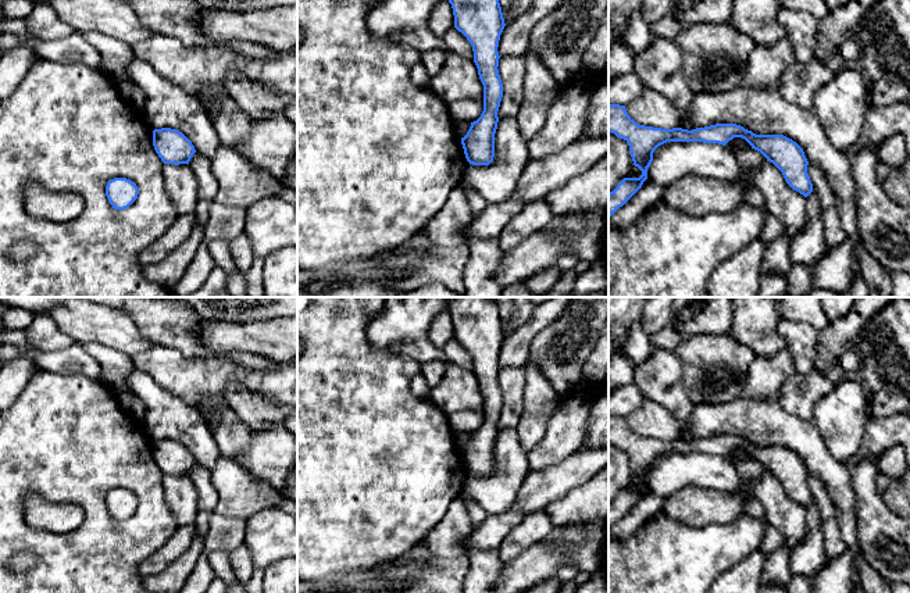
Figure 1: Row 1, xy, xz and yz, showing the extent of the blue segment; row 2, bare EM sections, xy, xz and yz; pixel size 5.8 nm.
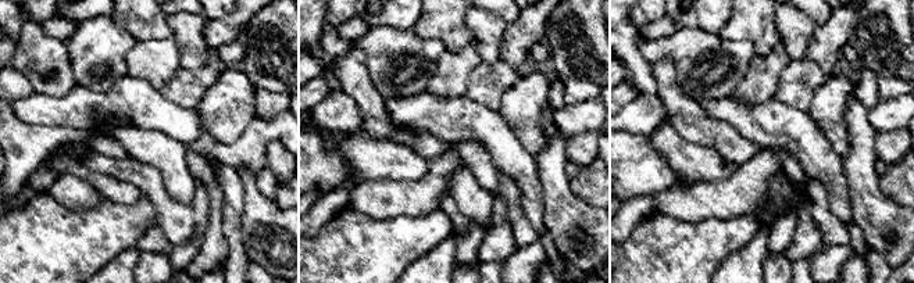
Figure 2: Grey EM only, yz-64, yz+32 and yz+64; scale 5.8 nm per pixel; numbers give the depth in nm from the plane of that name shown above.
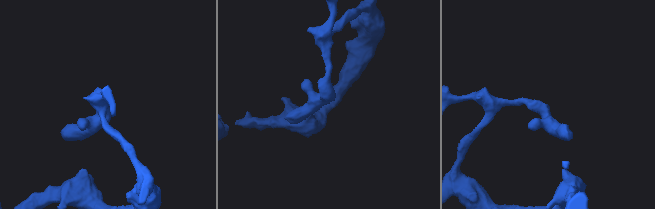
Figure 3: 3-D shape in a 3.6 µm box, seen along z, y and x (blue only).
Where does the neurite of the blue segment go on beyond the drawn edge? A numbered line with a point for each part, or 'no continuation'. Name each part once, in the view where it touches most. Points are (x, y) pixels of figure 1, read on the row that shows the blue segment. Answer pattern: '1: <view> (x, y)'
no continuation

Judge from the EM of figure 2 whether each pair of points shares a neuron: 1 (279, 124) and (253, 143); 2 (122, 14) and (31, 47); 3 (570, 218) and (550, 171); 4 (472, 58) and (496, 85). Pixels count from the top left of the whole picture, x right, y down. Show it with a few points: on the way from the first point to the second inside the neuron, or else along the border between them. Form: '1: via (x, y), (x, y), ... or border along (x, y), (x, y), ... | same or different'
1: via (272, 129), (266, 131), (260, 136) | same
2: border along (111, 15), (136, 39) | different
3: via (563, 207), (557, 197), (554, 182) | same
4: border along (482, 61), (471, 72), (470, 85), (464, 93) | different

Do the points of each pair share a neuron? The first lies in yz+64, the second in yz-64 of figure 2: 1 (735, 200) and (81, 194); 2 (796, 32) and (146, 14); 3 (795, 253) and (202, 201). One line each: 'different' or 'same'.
1: same
2: different
3: same

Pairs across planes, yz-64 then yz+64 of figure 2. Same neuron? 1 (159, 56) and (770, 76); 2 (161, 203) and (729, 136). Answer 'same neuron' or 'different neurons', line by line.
1: same neuron
2: different neurons

